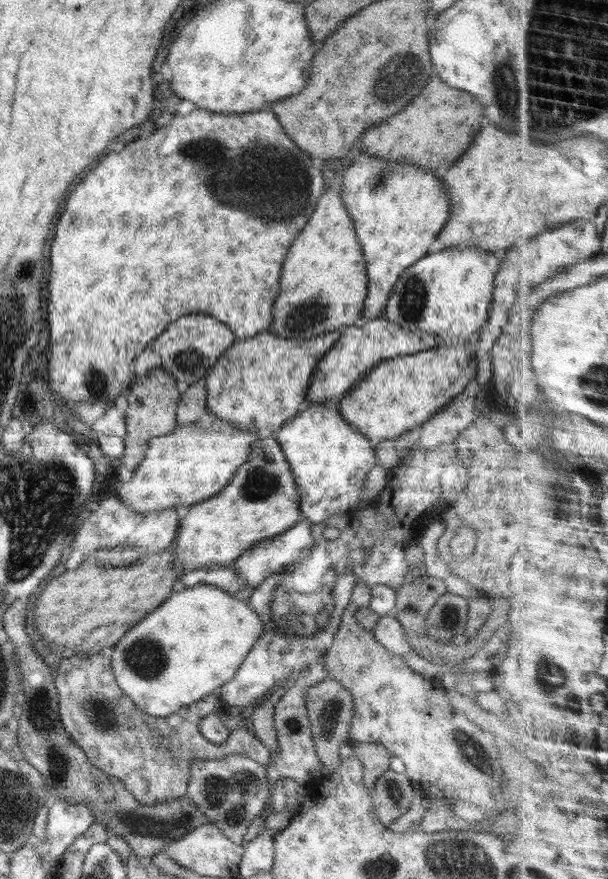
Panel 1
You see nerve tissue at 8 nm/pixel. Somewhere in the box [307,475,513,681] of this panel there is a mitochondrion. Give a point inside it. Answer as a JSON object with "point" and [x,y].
{"point":[449,616]}

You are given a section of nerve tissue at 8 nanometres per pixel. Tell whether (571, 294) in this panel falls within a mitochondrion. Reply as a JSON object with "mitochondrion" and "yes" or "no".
{"mitochondrion":"no"}

